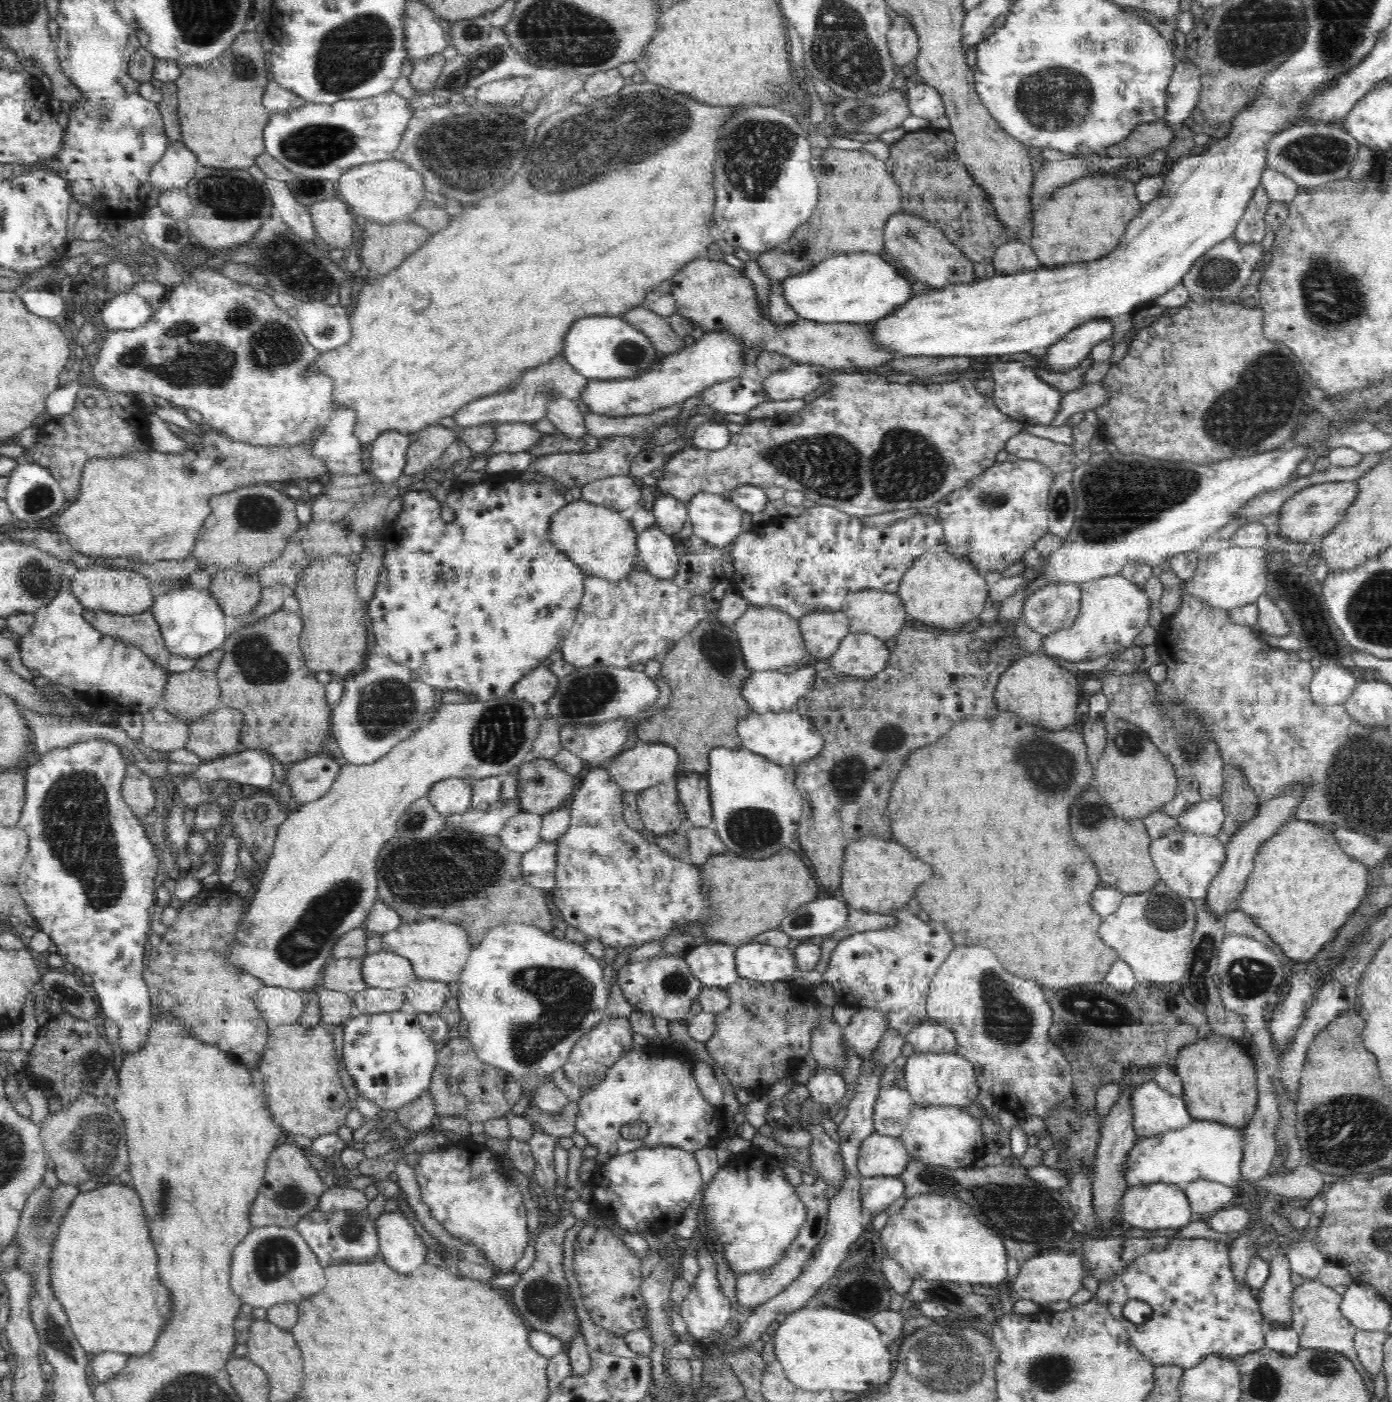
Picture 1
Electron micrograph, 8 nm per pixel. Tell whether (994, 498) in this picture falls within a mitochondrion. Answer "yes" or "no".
yes

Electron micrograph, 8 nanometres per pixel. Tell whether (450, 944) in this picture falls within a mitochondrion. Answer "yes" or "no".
no

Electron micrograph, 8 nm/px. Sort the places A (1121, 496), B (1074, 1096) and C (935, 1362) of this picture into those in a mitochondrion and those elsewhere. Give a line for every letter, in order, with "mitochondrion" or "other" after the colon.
A: mitochondrion
B: other
C: mitochondrion

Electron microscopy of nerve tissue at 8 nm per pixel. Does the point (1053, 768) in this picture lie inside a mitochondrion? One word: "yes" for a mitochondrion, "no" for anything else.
yes

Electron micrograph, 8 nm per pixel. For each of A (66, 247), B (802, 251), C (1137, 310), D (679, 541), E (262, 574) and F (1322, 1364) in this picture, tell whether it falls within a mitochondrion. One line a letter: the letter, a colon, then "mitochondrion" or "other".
A: other
B: mitochondrion
C: other
D: other
E: other
F: mitochondrion

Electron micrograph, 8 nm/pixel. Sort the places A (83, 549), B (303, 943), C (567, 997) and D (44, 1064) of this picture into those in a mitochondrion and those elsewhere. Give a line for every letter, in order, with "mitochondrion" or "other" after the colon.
A: other
B: mitochondrion
C: mitochondrion
D: other

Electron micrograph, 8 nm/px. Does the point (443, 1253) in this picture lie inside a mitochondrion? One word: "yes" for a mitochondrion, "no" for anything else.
no

